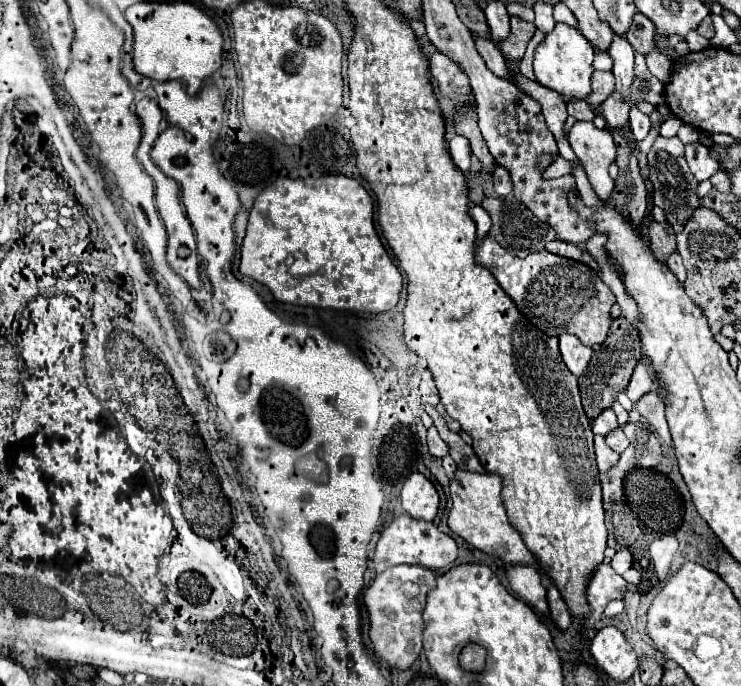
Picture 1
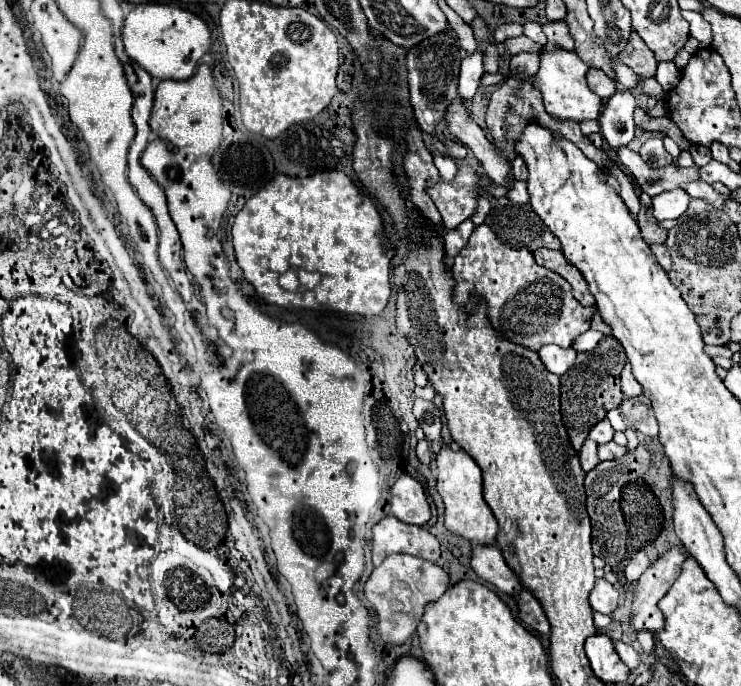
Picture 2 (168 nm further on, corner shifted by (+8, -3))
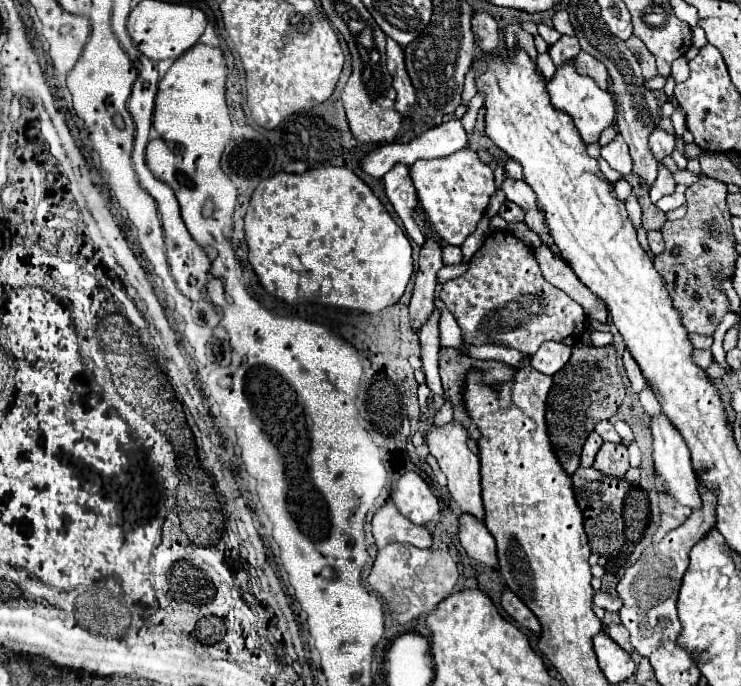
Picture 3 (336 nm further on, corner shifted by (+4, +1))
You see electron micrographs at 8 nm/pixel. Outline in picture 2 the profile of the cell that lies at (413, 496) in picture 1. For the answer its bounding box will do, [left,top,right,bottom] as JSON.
[390,475,430,525]

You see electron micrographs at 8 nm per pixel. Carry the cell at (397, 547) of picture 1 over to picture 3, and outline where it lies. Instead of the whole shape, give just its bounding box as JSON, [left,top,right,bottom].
[372,501,432,549]

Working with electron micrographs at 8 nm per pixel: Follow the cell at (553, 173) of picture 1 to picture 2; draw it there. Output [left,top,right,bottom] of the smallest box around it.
[508,181,529,204]

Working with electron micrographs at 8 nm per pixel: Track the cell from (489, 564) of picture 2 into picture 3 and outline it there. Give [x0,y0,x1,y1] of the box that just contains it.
[458,513,496,567]

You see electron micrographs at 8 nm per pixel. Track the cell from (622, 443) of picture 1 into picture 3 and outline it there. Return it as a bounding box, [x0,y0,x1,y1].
[592,443,630,479]

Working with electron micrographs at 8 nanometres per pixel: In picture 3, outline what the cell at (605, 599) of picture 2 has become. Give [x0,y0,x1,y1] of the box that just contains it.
[594,591,622,611]

